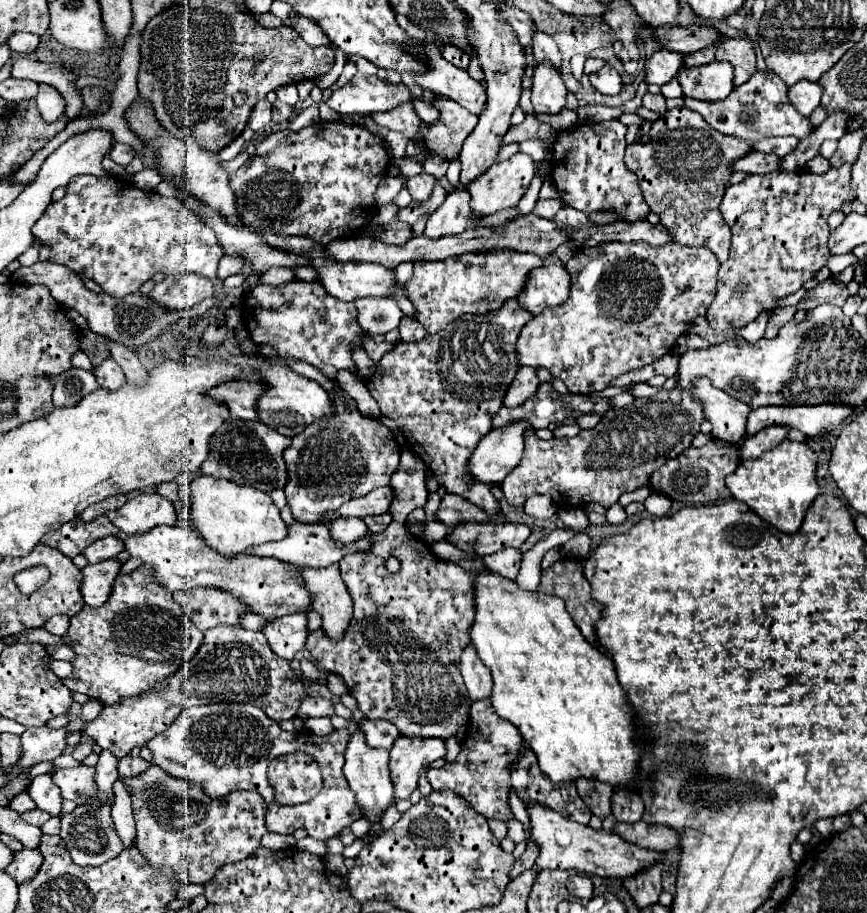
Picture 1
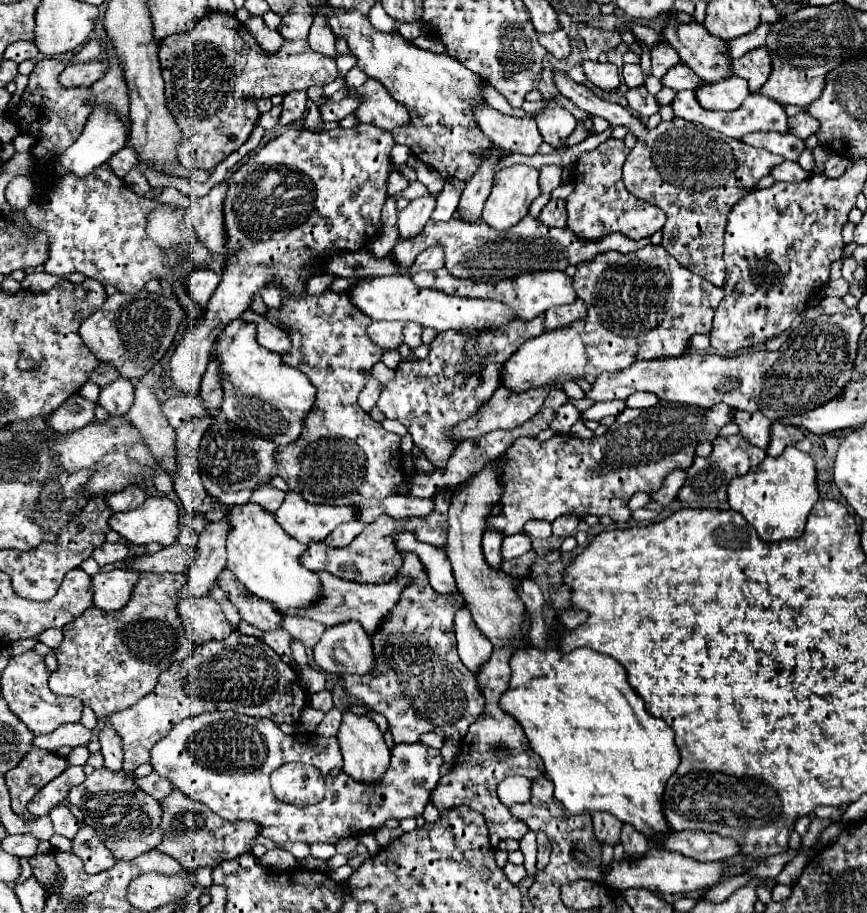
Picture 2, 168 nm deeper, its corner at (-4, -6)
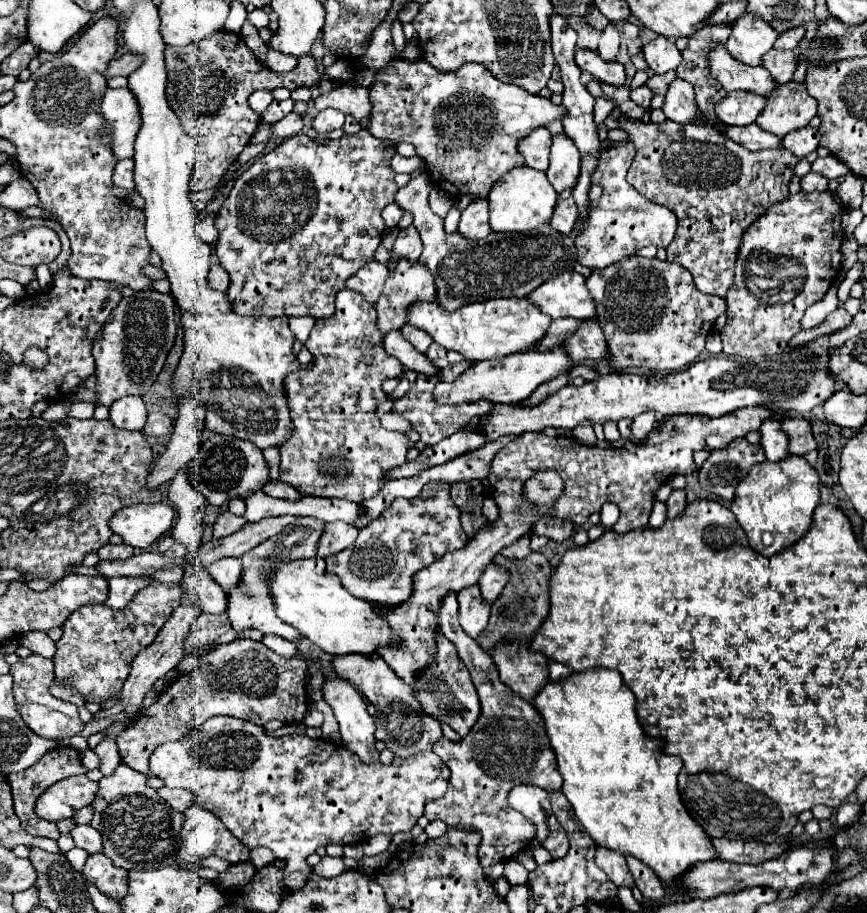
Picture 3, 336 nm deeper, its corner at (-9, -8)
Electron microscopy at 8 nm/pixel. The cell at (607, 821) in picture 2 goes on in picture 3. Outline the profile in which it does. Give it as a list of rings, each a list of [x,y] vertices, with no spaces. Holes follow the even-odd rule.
[[[597,846],[595,860],[597,860],[597,866],[609,876],[609,880],[613,884],[617,884],[617,886],[629,886],[629,888],[633,886],[633,878],[629,874],[629,868],[627,868],[627,862],[625,862],[623,854]]]

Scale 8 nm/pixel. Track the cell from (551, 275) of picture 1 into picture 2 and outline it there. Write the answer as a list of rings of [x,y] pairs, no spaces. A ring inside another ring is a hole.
[[[578,298],[572,306],[558,306],[558,308],[548,310],[544,326],[546,326],[546,330],[558,330],[558,328],[570,326],[572,322],[576,322],[580,318],[586,318],[586,308],[584,308],[584,302],[580,302],[580,298]]]

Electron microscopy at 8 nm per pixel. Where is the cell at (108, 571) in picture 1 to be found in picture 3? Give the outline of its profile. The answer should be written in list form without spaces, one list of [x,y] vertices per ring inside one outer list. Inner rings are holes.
[[[109,578],[109,596],[105,600],[105,606],[113,610],[125,608],[139,590],[151,584],[151,578]]]

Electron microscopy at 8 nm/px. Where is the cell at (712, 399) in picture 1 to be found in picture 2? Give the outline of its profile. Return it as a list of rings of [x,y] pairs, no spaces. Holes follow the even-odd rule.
[[[736,412],[734,422],[740,426],[740,434],[752,442],[754,446],[766,450],[770,442],[770,426],[772,422],[762,412]]]

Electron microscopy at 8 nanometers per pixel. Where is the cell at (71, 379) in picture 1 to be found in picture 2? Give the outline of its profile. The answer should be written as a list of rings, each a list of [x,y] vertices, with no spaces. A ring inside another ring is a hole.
[[[72,394],[54,414],[54,430],[78,430],[94,420],[96,404],[88,402],[80,394]]]

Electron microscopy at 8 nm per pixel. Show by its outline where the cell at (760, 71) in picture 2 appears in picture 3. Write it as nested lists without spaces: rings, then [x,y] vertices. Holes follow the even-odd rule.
[[[771,50],[763,56],[763,66],[769,70],[773,80],[777,80],[777,84],[785,84],[793,78],[793,72],[797,70],[797,56],[793,50]]]

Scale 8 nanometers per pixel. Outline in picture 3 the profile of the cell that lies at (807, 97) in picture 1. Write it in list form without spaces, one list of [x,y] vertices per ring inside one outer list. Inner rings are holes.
[[[803,126],[799,130],[793,130],[789,132],[785,138],[783,138],[783,144],[785,148],[789,148],[795,156],[799,158],[805,158],[809,152],[813,152],[817,146],[819,146],[819,130],[811,128],[811,126]]]

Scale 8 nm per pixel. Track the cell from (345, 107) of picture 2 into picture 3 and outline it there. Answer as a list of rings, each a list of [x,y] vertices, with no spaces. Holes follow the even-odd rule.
[[[327,108],[327,110],[321,110],[315,120],[313,120],[313,128],[319,132],[319,134],[325,134],[329,130],[335,130],[335,128],[341,128],[345,122],[345,114],[343,112],[337,112],[333,108]]]

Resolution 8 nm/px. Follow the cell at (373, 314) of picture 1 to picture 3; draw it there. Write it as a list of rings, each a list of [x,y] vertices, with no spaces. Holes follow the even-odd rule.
[[[391,330],[385,334],[385,342],[383,342],[385,350],[395,356],[403,368],[407,370],[415,370],[415,372],[423,372],[423,374],[433,374],[437,372],[437,368],[429,362],[429,358],[421,352],[417,352],[401,334],[401,330]]]

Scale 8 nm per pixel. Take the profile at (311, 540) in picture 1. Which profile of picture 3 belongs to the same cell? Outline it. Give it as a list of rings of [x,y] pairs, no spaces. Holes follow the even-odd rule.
[[[429,482],[421,496],[413,500],[395,500],[387,510],[381,512],[379,518],[375,518],[371,524],[359,530],[359,538],[353,544],[353,548],[341,550],[339,554],[333,554],[327,558],[327,572],[333,572],[339,576],[341,584],[357,598],[363,598],[367,602],[379,602],[397,606],[409,598],[411,592],[411,576],[419,572],[421,568],[433,564],[439,560],[445,552],[463,548],[467,542],[467,534],[461,528],[461,510],[451,500],[451,486],[443,482]]]

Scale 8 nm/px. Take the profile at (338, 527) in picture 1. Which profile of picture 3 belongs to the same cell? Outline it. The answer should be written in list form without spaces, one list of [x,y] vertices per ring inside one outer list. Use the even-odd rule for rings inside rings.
[[[345,522],[327,524],[325,536],[321,536],[321,540],[319,540],[317,556],[327,558],[327,556],[333,556],[333,554],[353,546],[357,540],[357,534],[359,534],[359,530],[353,528],[353,524],[345,524]]]

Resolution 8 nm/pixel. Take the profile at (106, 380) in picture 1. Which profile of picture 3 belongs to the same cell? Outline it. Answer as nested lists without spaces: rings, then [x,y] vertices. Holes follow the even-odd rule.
[[[123,396],[111,404],[109,420],[123,430],[143,430],[147,410],[141,396]]]

